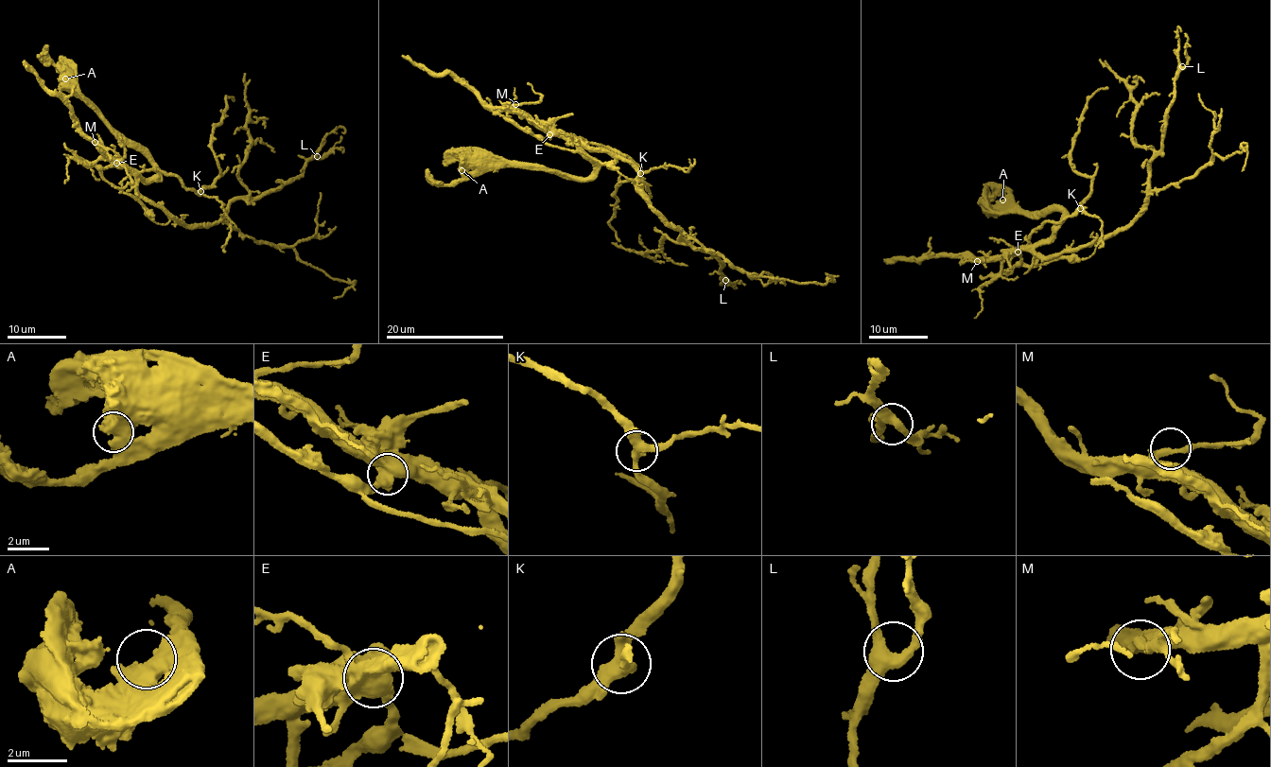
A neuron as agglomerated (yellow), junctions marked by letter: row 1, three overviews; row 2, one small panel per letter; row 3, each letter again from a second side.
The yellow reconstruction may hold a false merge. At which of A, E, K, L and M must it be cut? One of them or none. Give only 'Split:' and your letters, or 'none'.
Split: none

